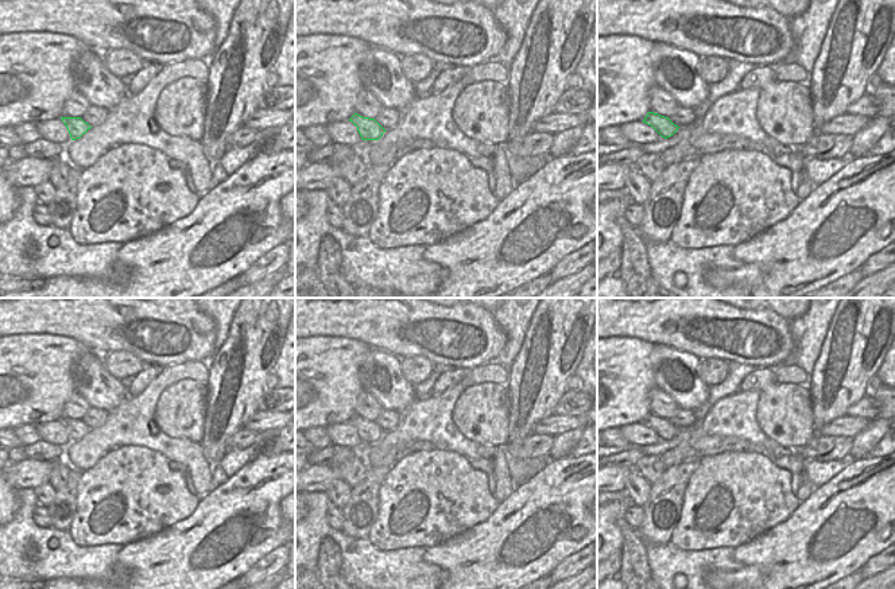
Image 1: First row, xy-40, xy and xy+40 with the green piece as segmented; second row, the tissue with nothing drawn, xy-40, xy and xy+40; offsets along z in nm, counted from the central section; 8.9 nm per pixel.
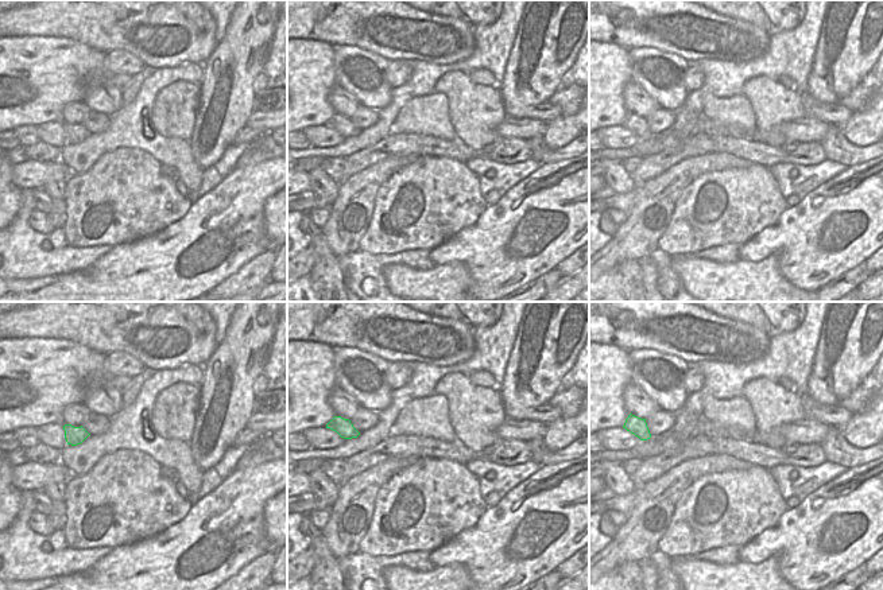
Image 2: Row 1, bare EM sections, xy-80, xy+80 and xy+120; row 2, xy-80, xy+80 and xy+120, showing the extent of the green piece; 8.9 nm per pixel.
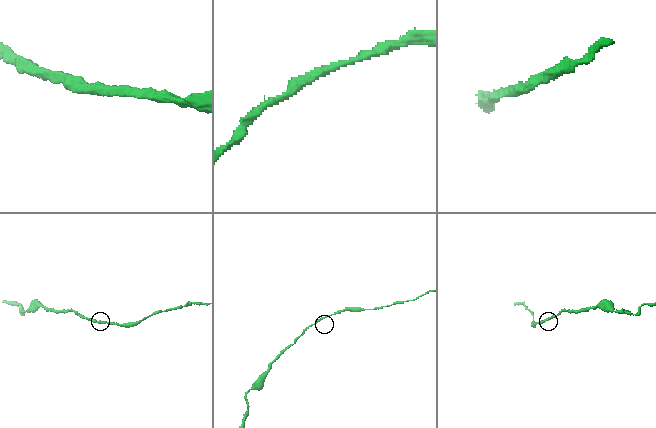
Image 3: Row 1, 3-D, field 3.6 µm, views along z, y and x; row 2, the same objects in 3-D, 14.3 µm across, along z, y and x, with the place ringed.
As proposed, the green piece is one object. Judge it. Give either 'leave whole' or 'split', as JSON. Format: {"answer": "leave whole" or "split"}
{"answer": "leave whole"}

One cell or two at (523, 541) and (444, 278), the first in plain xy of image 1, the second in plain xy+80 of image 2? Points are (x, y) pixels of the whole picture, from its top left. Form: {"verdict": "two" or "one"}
{"verdict": "two"}

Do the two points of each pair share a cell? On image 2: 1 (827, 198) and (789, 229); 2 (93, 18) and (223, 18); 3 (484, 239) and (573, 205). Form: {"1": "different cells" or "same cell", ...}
{"1": "same cell", "2": "different cells", "3": "same cell"}

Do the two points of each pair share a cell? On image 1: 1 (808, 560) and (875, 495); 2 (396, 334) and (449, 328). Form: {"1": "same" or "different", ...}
{"1": "same", "2": "same"}

